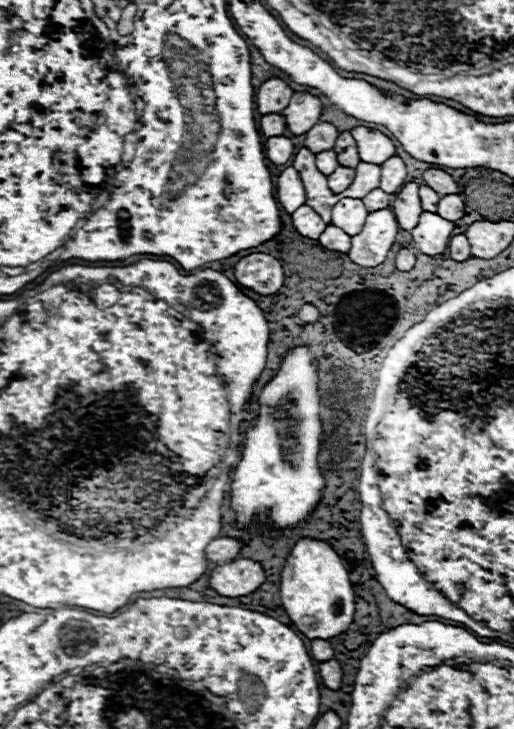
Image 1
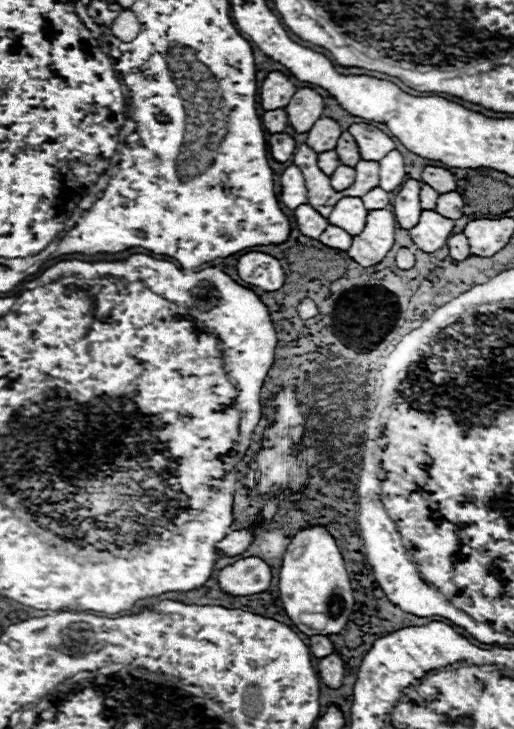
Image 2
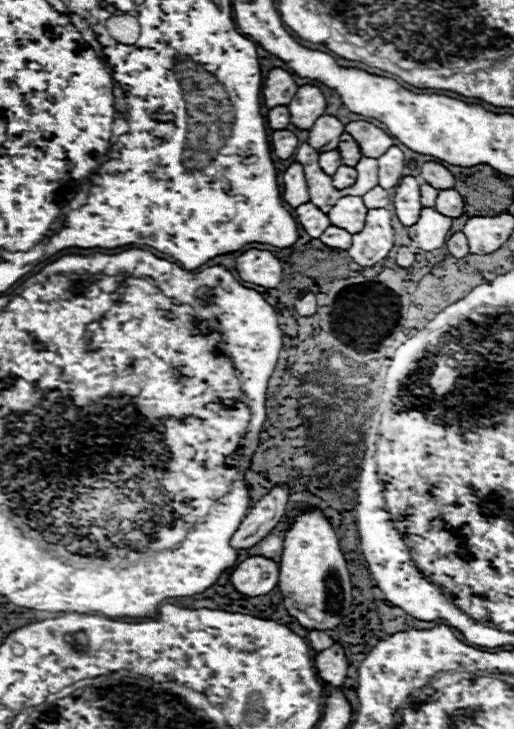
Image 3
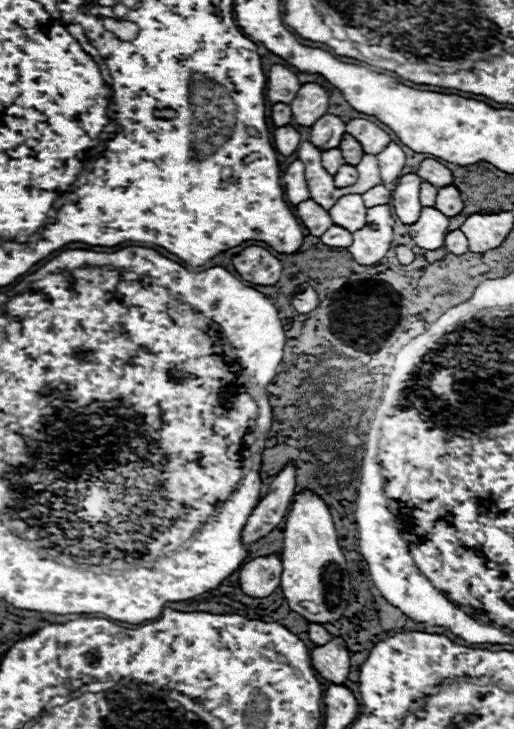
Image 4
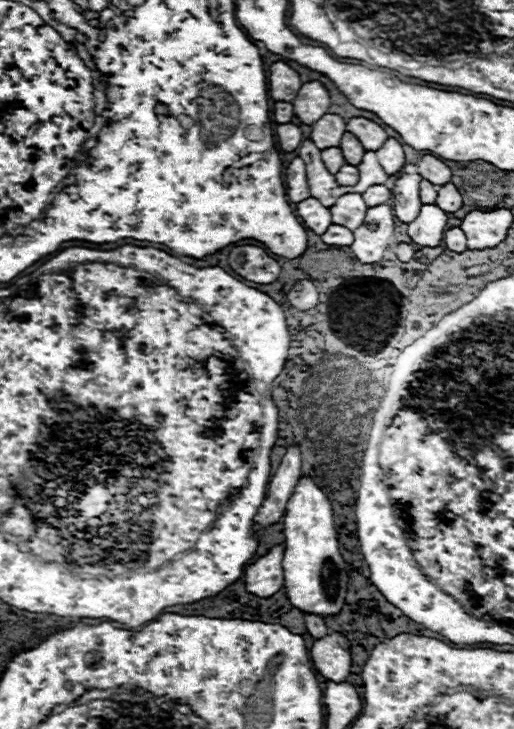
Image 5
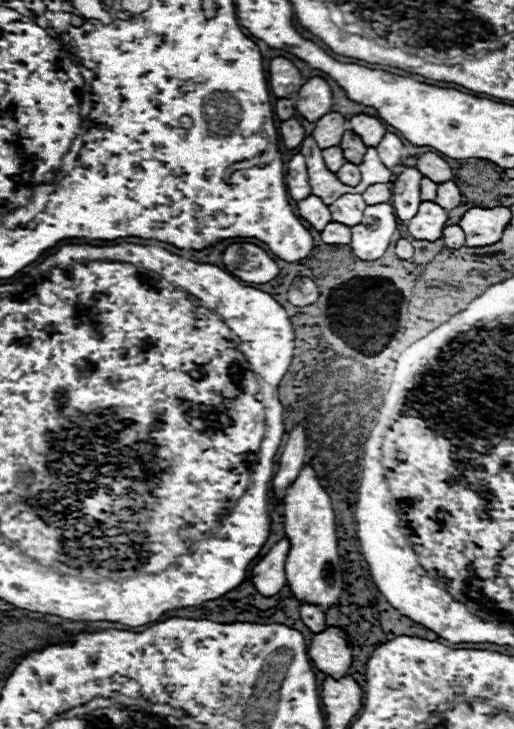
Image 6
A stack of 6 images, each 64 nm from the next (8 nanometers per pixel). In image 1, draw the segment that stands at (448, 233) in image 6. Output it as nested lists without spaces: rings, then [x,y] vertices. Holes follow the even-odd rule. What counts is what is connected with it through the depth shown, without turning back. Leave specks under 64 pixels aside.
[[[456,234],[450,238],[448,242],[448,256],[456,262],[464,262],[468,258],[472,258],[470,254],[470,244],[468,244],[468,238],[464,234]]]

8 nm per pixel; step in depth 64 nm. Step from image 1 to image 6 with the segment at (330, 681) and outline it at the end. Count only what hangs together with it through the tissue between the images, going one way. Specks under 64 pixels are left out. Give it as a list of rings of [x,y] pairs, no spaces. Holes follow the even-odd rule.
[[[328,626],[324,632],[314,634],[308,654],[314,666],[336,680],[348,674],[352,664],[352,648],[348,642],[348,634],[342,628]]]

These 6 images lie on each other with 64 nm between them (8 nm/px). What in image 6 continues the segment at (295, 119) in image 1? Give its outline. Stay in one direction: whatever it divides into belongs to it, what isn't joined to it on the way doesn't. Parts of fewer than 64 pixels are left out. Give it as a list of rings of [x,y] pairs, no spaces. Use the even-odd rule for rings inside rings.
[[[308,78],[306,84],[298,92],[296,110],[310,122],[316,122],[320,116],[328,114],[332,108],[332,90],[330,84],[320,78]]]

